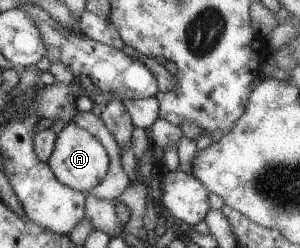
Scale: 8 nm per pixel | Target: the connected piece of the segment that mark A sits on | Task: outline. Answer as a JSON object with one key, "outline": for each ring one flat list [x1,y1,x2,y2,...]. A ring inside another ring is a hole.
{"outline":[[71,122,56,135,54,148,47,163,53,175,63,185,85,194,91,192,107,175,110,157,106,147,96,137]]}

